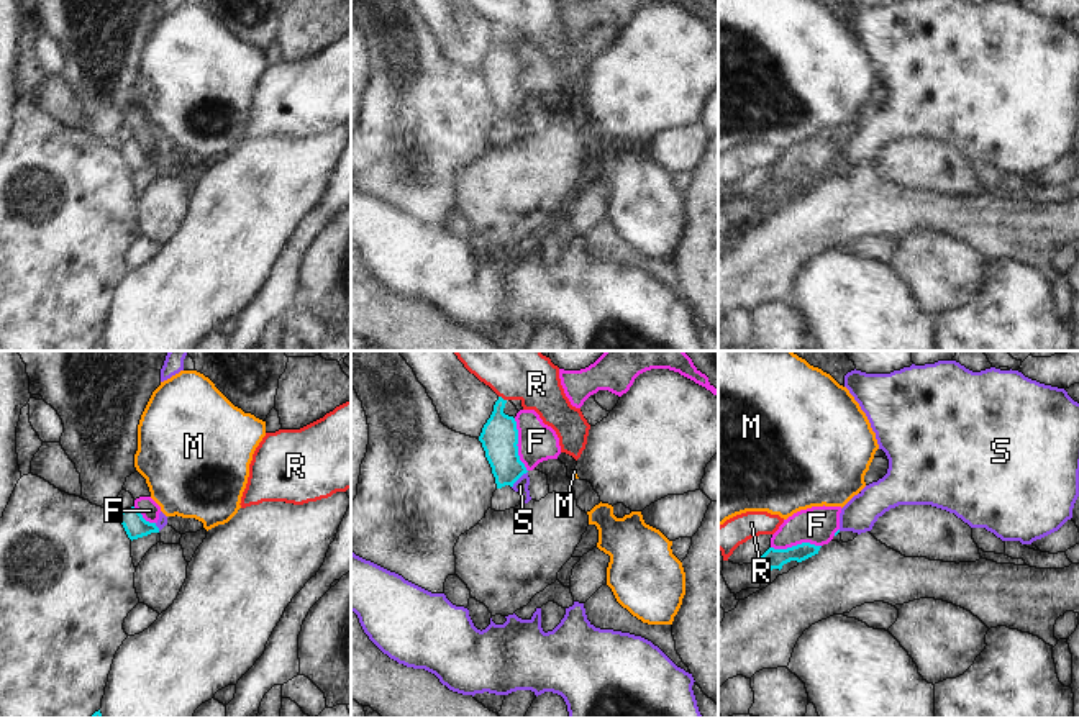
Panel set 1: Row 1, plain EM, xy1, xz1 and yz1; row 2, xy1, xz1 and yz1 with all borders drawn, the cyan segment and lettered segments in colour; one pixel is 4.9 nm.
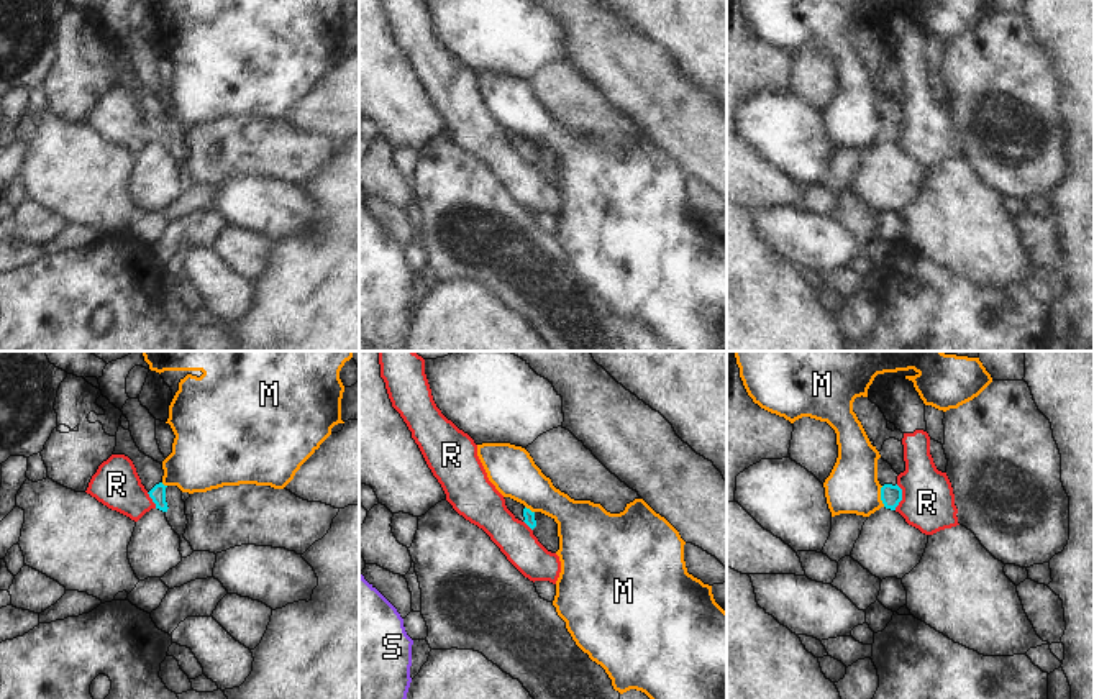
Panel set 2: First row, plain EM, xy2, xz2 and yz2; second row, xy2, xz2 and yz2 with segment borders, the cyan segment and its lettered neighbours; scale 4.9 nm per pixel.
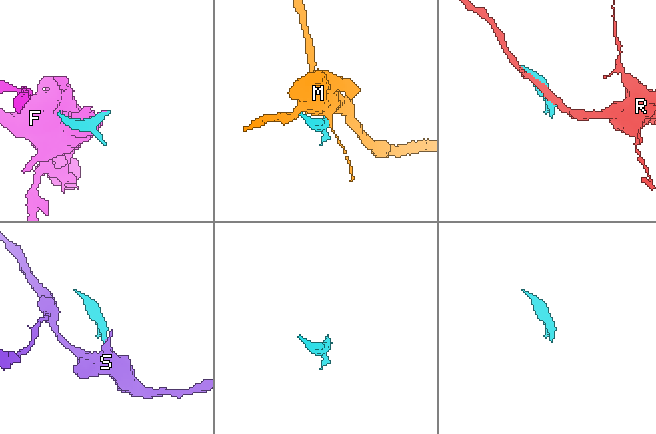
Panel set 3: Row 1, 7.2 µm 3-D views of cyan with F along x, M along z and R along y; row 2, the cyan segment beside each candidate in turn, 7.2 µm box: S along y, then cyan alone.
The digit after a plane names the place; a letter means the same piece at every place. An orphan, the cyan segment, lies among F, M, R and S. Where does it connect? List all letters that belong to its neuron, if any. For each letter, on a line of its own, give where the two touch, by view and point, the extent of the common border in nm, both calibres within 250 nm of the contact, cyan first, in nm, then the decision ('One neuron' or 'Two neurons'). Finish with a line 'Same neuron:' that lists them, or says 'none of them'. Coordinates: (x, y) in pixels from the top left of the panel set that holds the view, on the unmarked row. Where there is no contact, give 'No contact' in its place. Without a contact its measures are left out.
F: Touches cyan at xz1 (517, 76). Shared border 280 nm. Thickness 180 nm (cyan) against 190 nm. Two neurons
M: Touches cyan at yz2 (881, 128). Shared border 110 nm. Thickness 100 nm (cyan) against 260 nm. Two neurons
R: Touches cyan at yz2 (901, 130). Shared border 130 nm. Thickness 100 nm (cyan) against 260 nm. Two neurons
S: Touches cyan at xz1 (519, 110). Shared border 120 nm. Thickness 180 nm (cyan) against 70 nm. Two neurons
Same neuron: none of them

